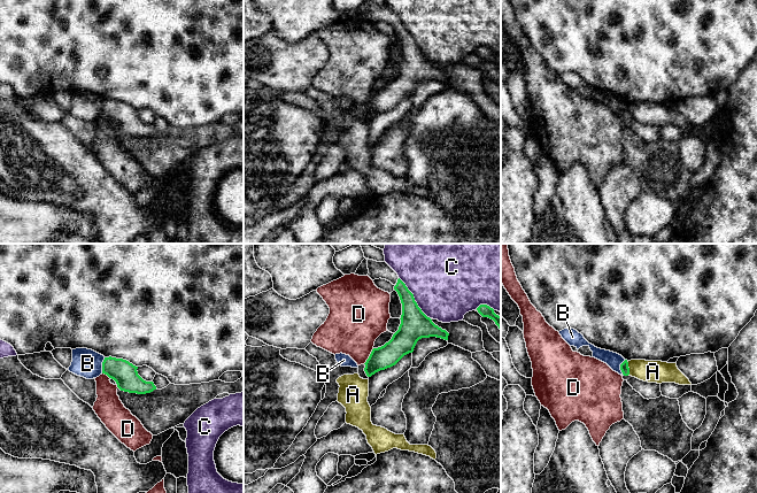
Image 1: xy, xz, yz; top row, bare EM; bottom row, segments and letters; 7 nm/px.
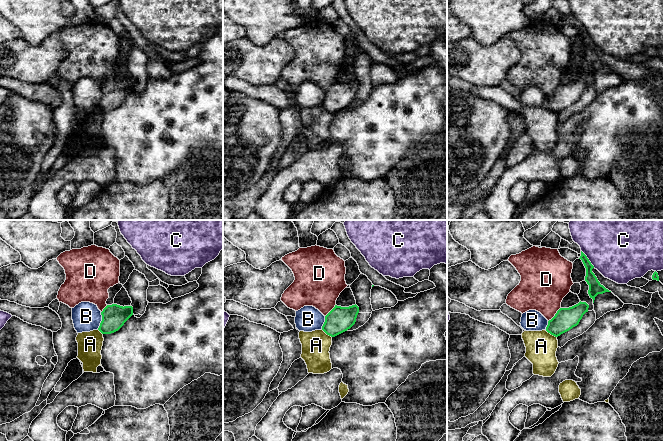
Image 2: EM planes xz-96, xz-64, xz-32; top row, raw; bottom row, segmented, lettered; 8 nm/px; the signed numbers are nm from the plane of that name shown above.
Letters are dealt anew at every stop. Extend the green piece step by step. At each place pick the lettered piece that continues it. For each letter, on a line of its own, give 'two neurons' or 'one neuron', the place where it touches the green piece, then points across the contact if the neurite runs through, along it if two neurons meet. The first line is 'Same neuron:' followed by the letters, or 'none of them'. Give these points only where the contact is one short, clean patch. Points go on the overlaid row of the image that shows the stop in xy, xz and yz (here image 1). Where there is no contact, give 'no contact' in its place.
Same neuron: none of them
A: two neurons; meets green in yz at (628, 368); border along yz (626, 361), (628, 375)
B: two neurons; meets green in xy at (102, 366); border along xy (105, 357), (101, 364), (101, 372)
C: two neurons; meets green in xz at (414, 298)
D: two neurons; meets green in xz at (369, 356); border along xz (373, 348), (363, 363)

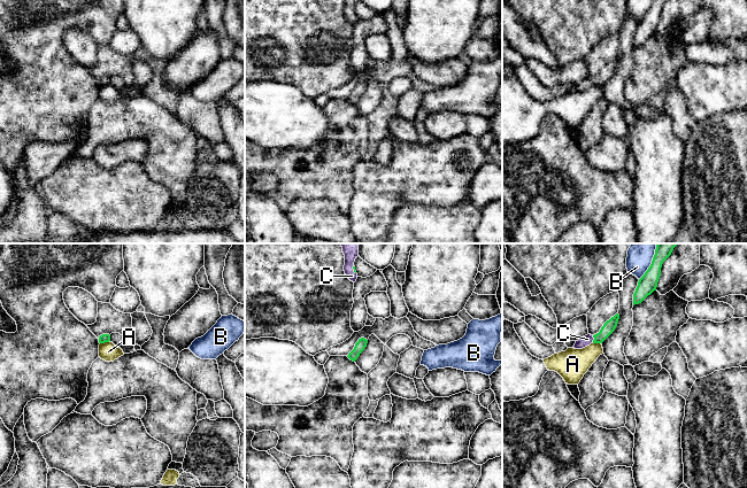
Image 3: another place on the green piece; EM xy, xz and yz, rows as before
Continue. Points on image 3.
Same neuron: C
A: two neurons; meets green in xy at (105, 341); border along xy (109, 340), (100, 343)
B: two neurons; meets green in yz at (652, 262); border along yz (657, 244), (651, 265), (639, 279)
C: one neuron; meets green in yz at (594, 339)

